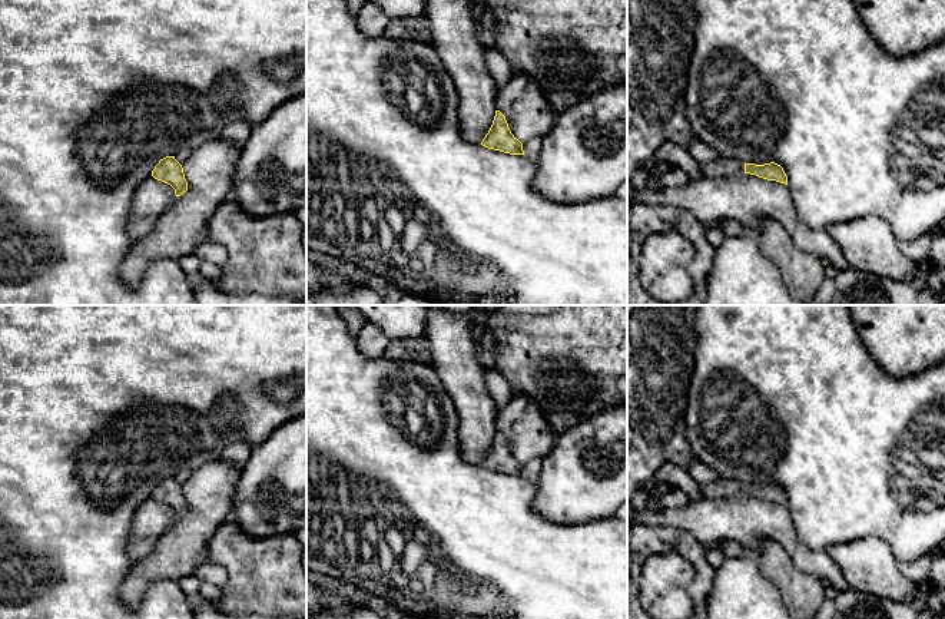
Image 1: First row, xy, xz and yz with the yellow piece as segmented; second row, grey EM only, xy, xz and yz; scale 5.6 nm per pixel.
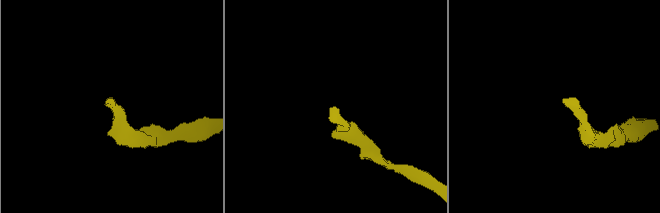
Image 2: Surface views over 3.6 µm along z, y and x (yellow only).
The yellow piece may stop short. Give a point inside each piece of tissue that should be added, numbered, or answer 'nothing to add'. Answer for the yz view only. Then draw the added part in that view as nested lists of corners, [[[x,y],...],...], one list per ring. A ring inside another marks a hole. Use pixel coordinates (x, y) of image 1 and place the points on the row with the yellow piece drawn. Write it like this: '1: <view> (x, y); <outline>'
1: yz (723, 166); [[[719,158],[700,163],[700,172],[704,178],[719,178],[745,173],[745,163],[737,159]]]

